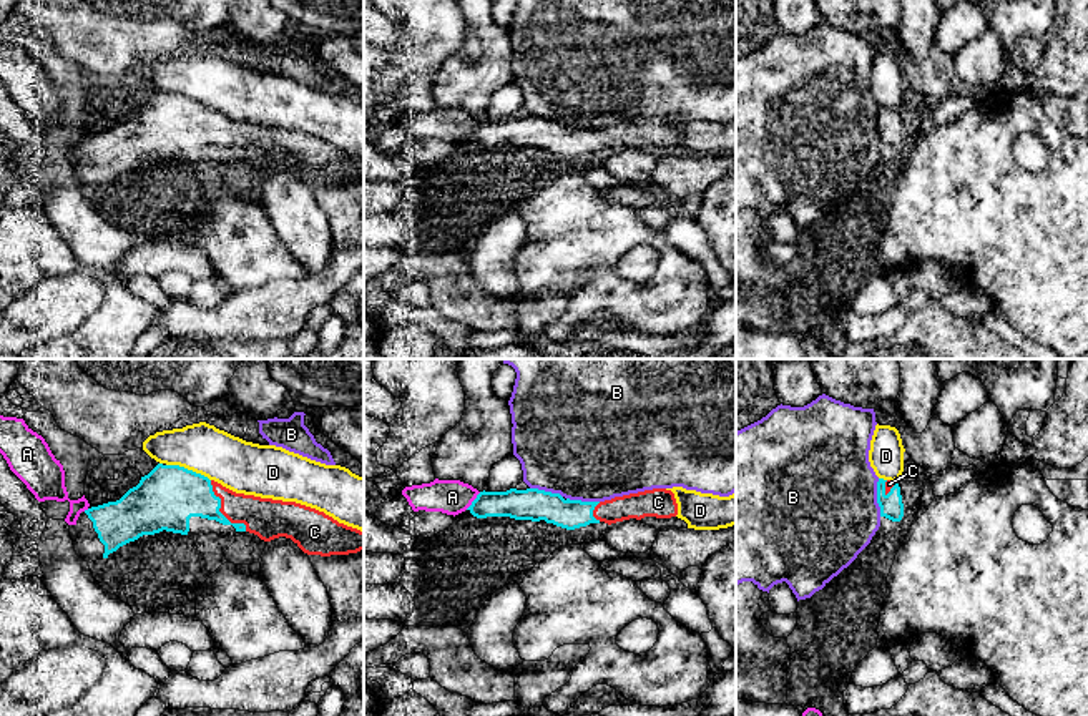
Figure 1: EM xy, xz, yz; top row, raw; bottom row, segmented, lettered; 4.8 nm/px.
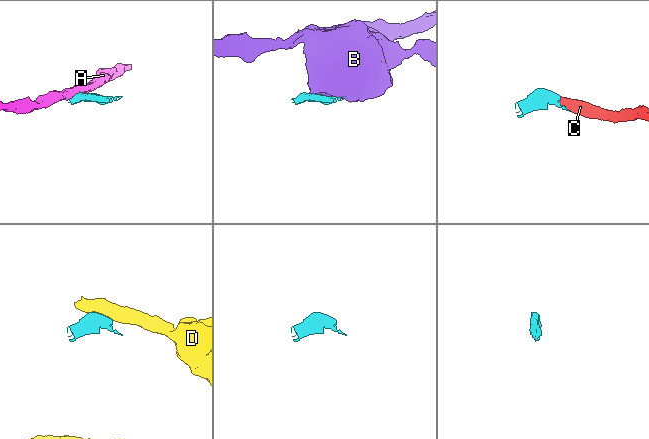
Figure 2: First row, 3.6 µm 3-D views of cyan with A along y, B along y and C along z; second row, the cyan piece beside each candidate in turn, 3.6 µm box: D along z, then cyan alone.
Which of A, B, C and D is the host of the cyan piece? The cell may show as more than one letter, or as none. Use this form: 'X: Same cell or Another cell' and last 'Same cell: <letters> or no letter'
A: Another cell
B: Another cell
C: Same cell
D: Another cell
Same cell: C

